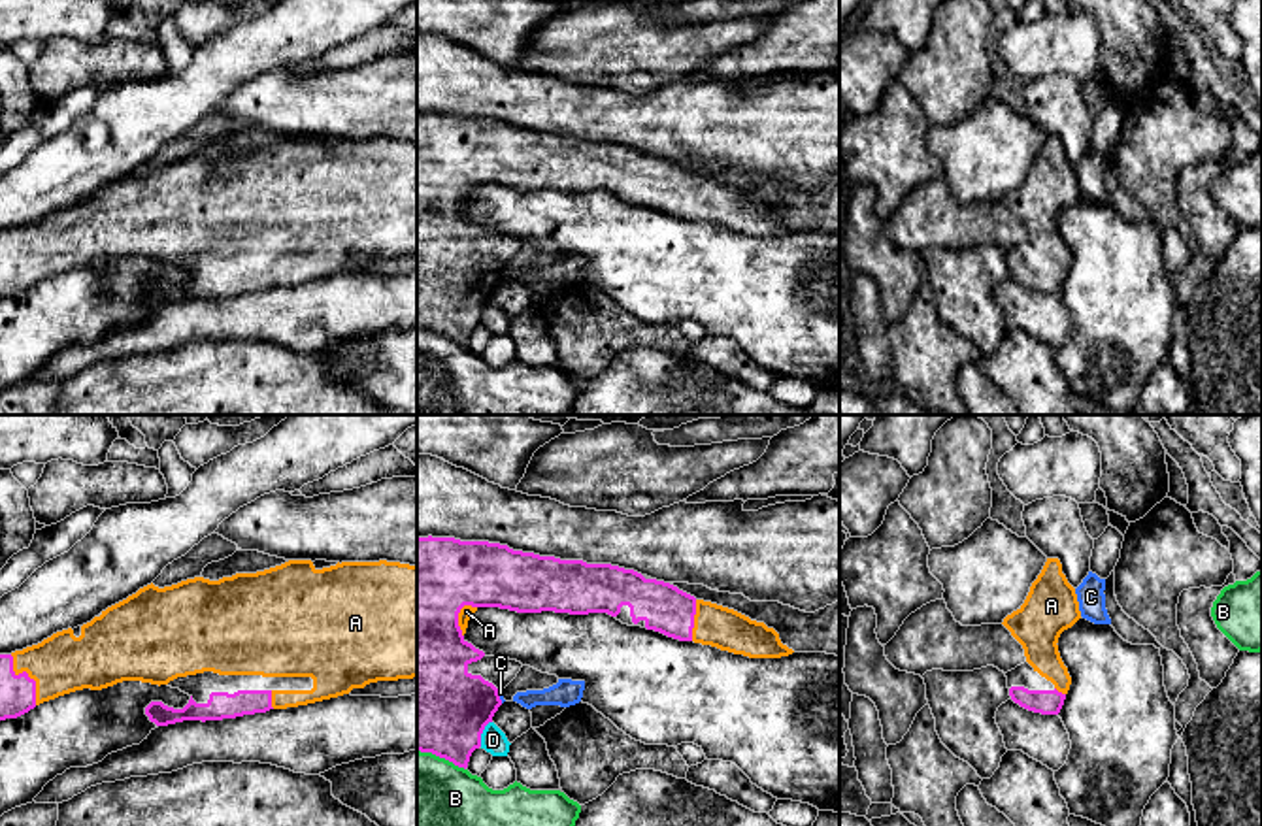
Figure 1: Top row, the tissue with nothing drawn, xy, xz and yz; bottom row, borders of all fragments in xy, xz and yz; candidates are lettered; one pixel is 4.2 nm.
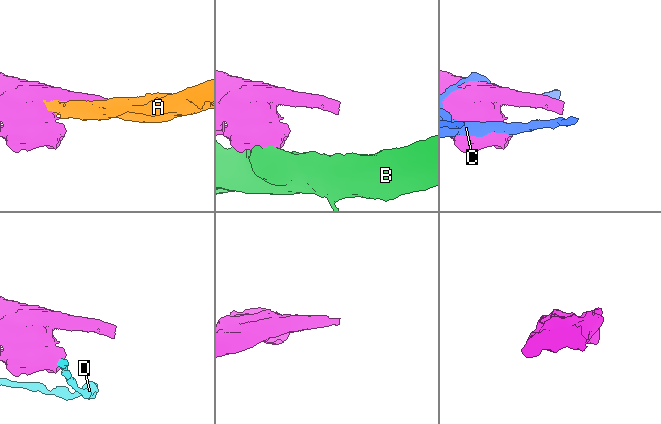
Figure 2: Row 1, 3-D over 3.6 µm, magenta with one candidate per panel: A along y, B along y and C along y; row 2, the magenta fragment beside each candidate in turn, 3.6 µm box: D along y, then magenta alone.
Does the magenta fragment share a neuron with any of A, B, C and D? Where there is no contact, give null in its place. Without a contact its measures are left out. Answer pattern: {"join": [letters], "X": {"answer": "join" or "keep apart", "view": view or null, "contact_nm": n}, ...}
{"join": ["A"], "A": {"answer": "join", "view": "xy", "contact_nm": 240}, "B": {"answer": "keep apart", "view": "xz", "contact_nm": 220}, "C": {"answer": "keep apart", "view": "xz", "contact_nm": 60}, "D": {"answer": "keep apart", "view": "xz", "contact_nm": 120}}

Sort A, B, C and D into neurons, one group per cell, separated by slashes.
A / B / C / D

